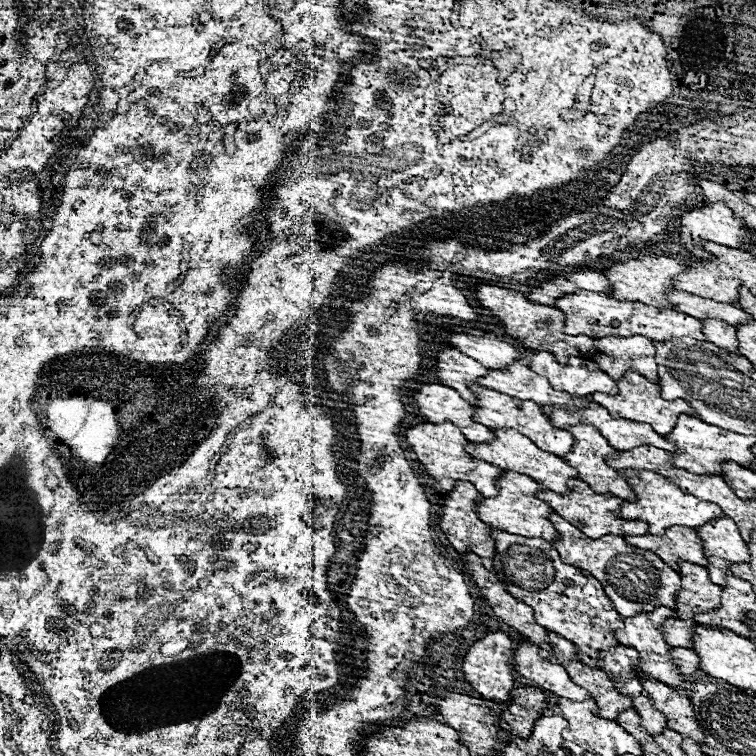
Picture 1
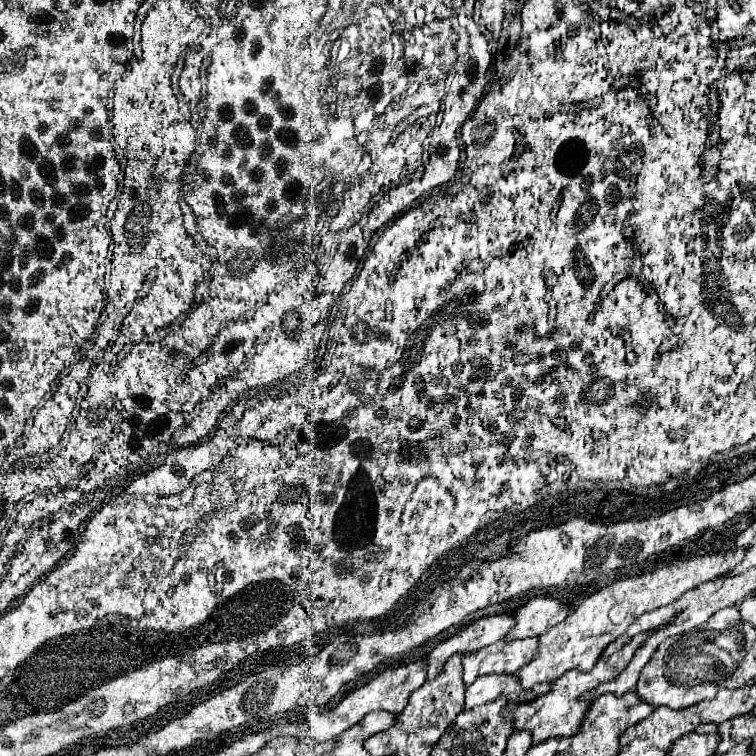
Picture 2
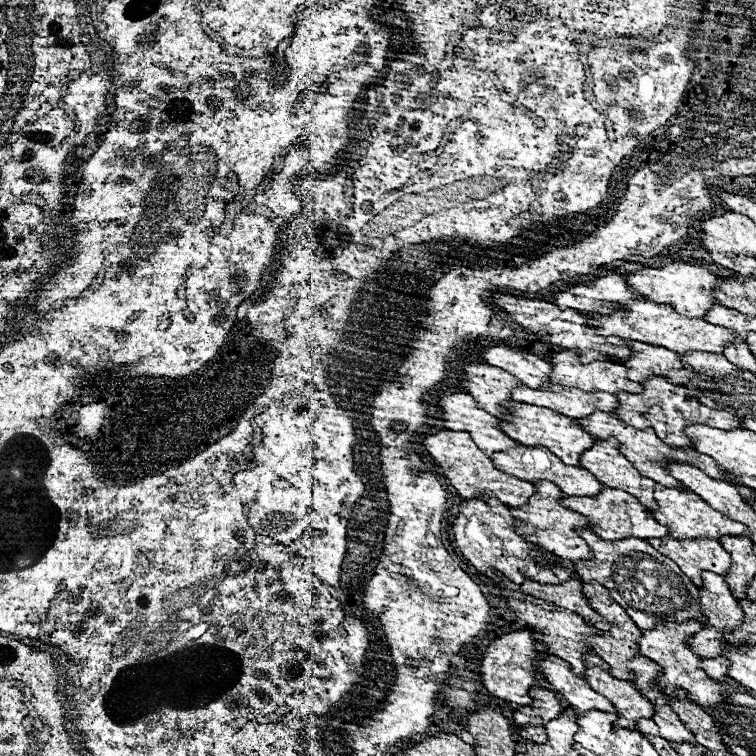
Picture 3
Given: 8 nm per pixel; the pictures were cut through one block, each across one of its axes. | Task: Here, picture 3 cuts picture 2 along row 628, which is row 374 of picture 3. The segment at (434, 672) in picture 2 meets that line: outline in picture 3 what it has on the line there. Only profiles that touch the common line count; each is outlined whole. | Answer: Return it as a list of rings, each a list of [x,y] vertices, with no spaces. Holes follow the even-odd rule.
[[[464,364],[460,380],[476,404],[492,416],[504,414],[500,402],[508,402],[512,388],[520,386],[512,374],[488,364]]]

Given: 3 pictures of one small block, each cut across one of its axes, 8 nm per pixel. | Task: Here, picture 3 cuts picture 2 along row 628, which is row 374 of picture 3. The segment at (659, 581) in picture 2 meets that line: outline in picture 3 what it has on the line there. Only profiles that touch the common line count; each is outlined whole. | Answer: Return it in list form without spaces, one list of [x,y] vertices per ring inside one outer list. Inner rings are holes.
[[[558,352],[550,356],[552,384],[578,388],[584,392],[640,392],[642,386],[638,382],[630,382],[626,378],[628,368],[614,362],[578,362],[574,352]]]

